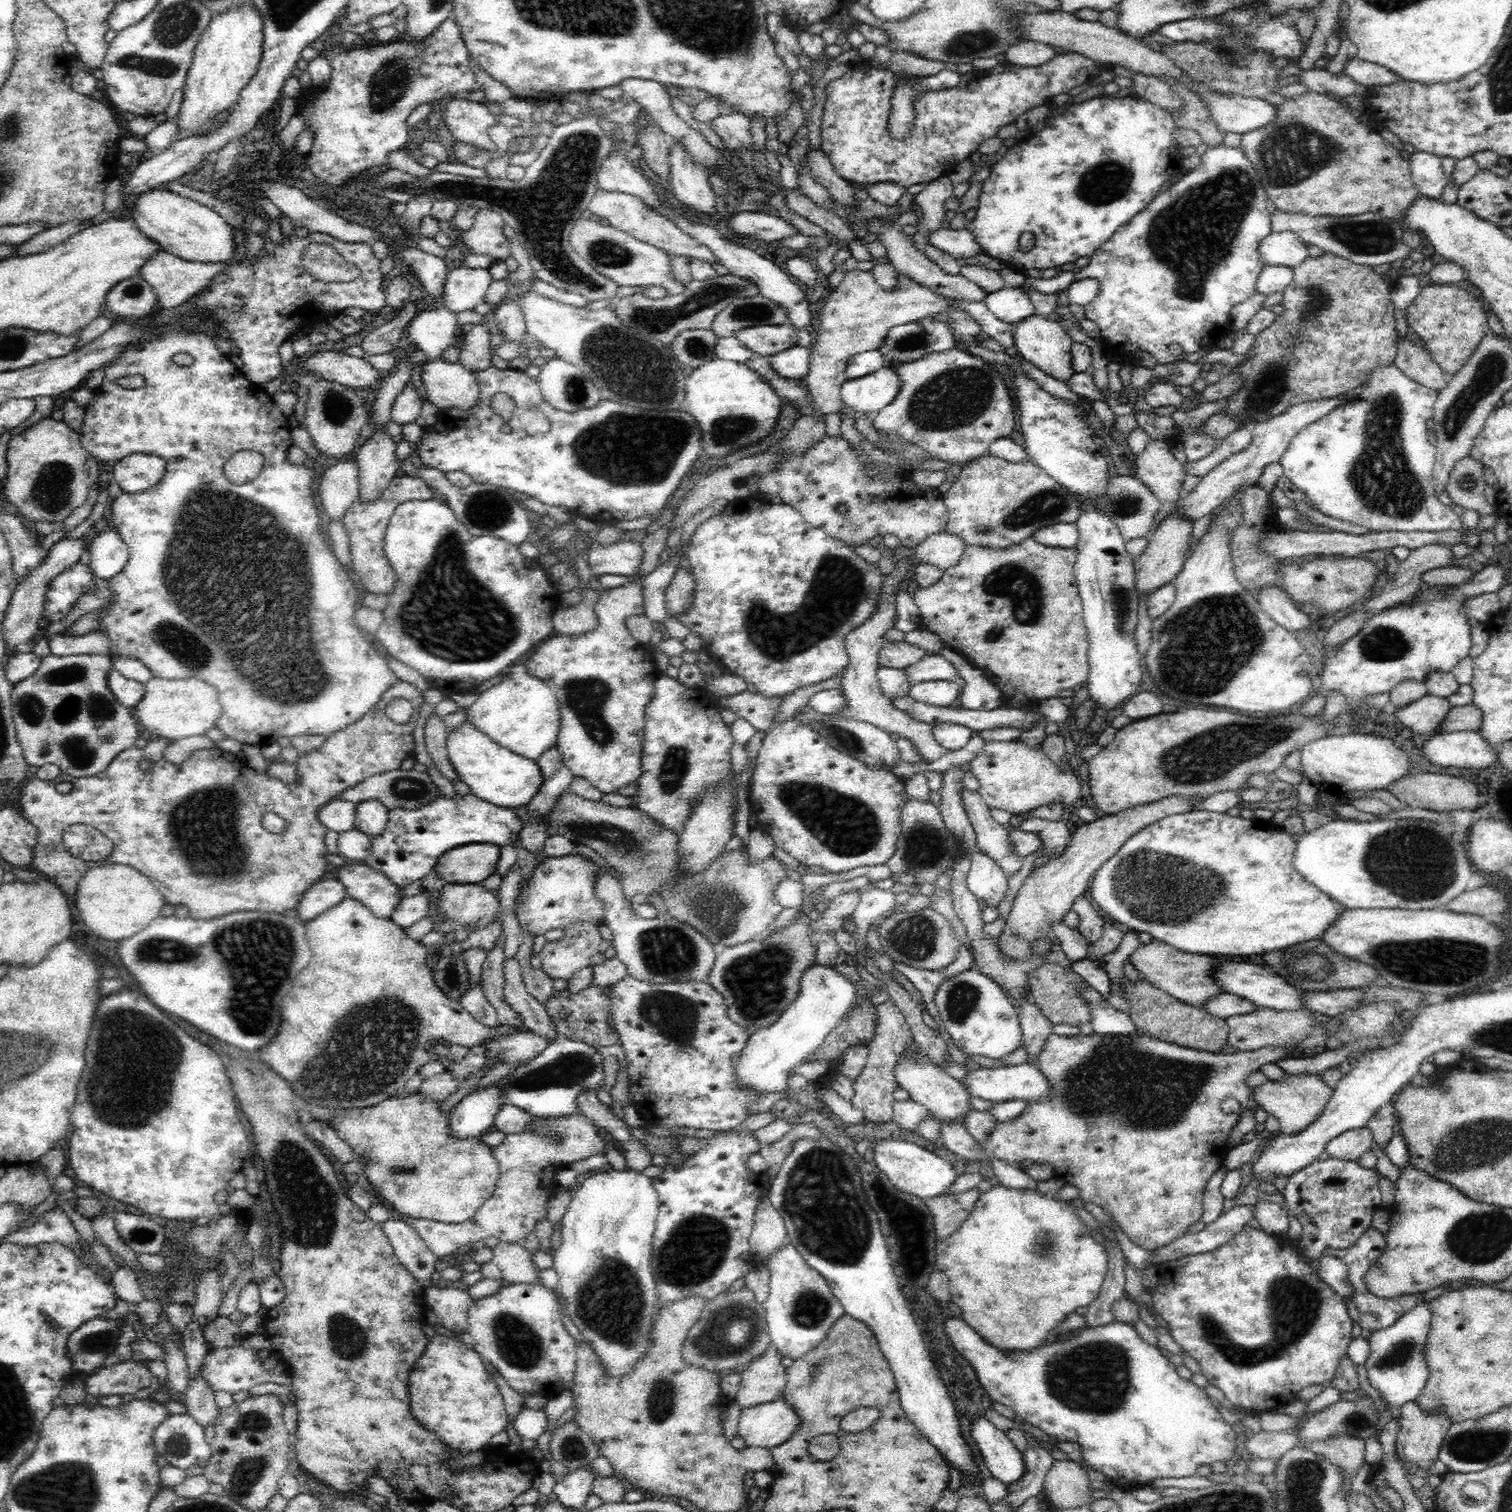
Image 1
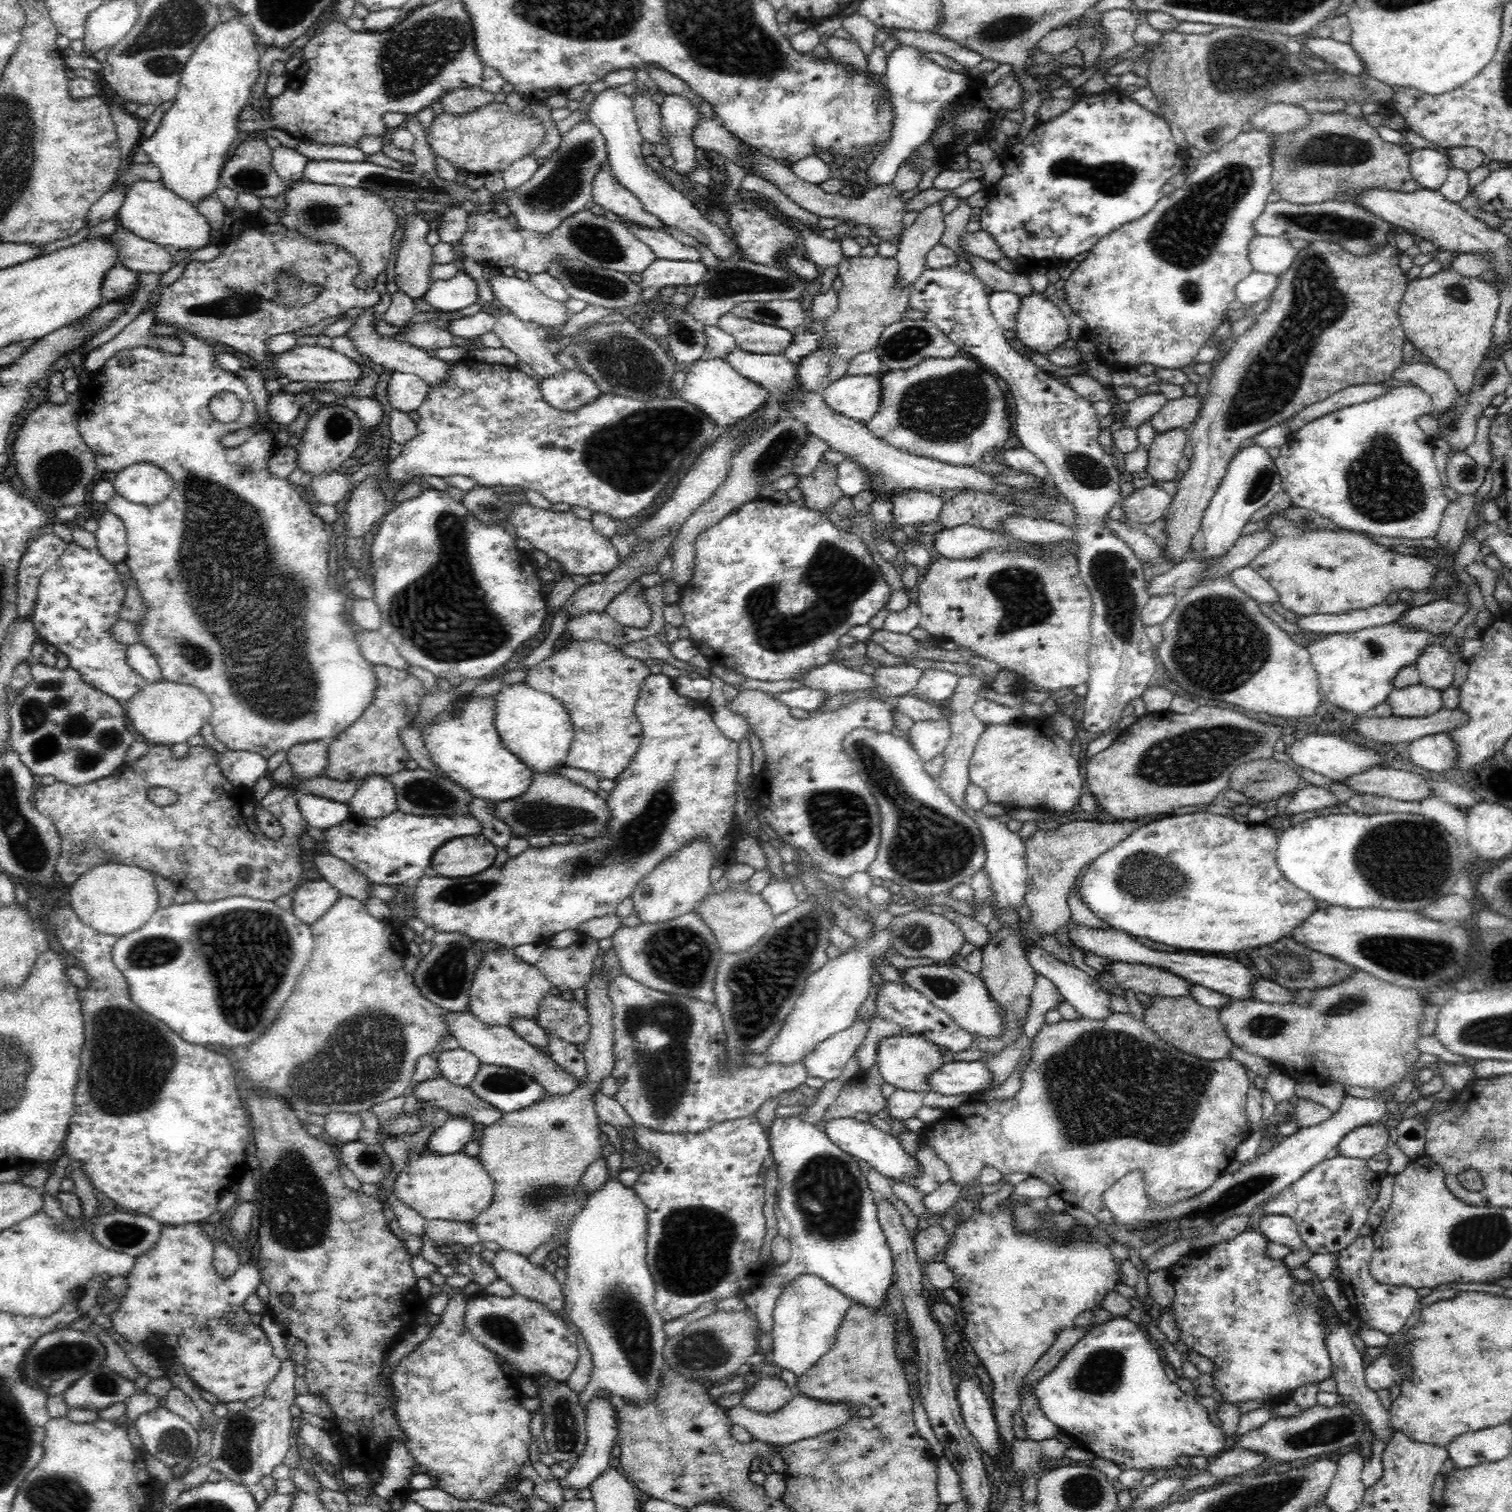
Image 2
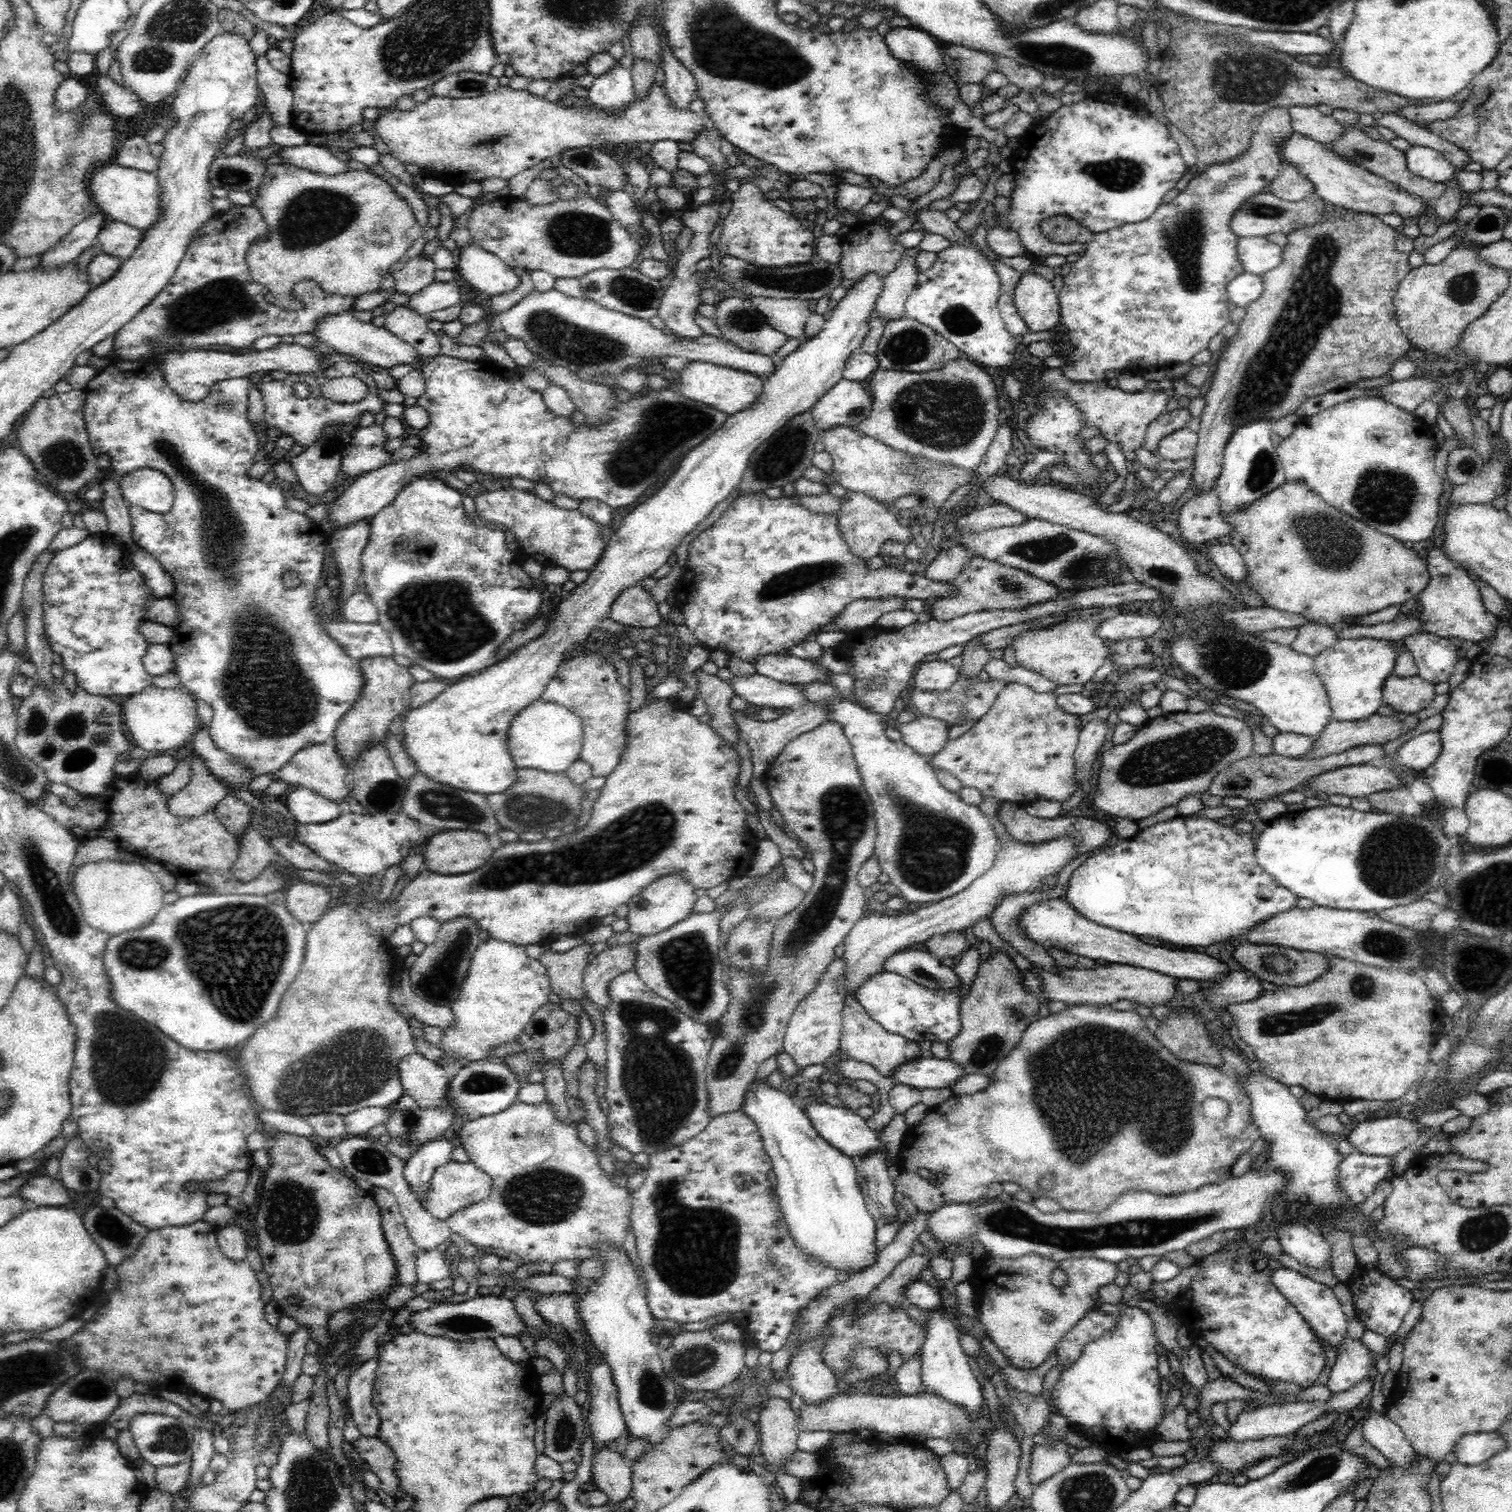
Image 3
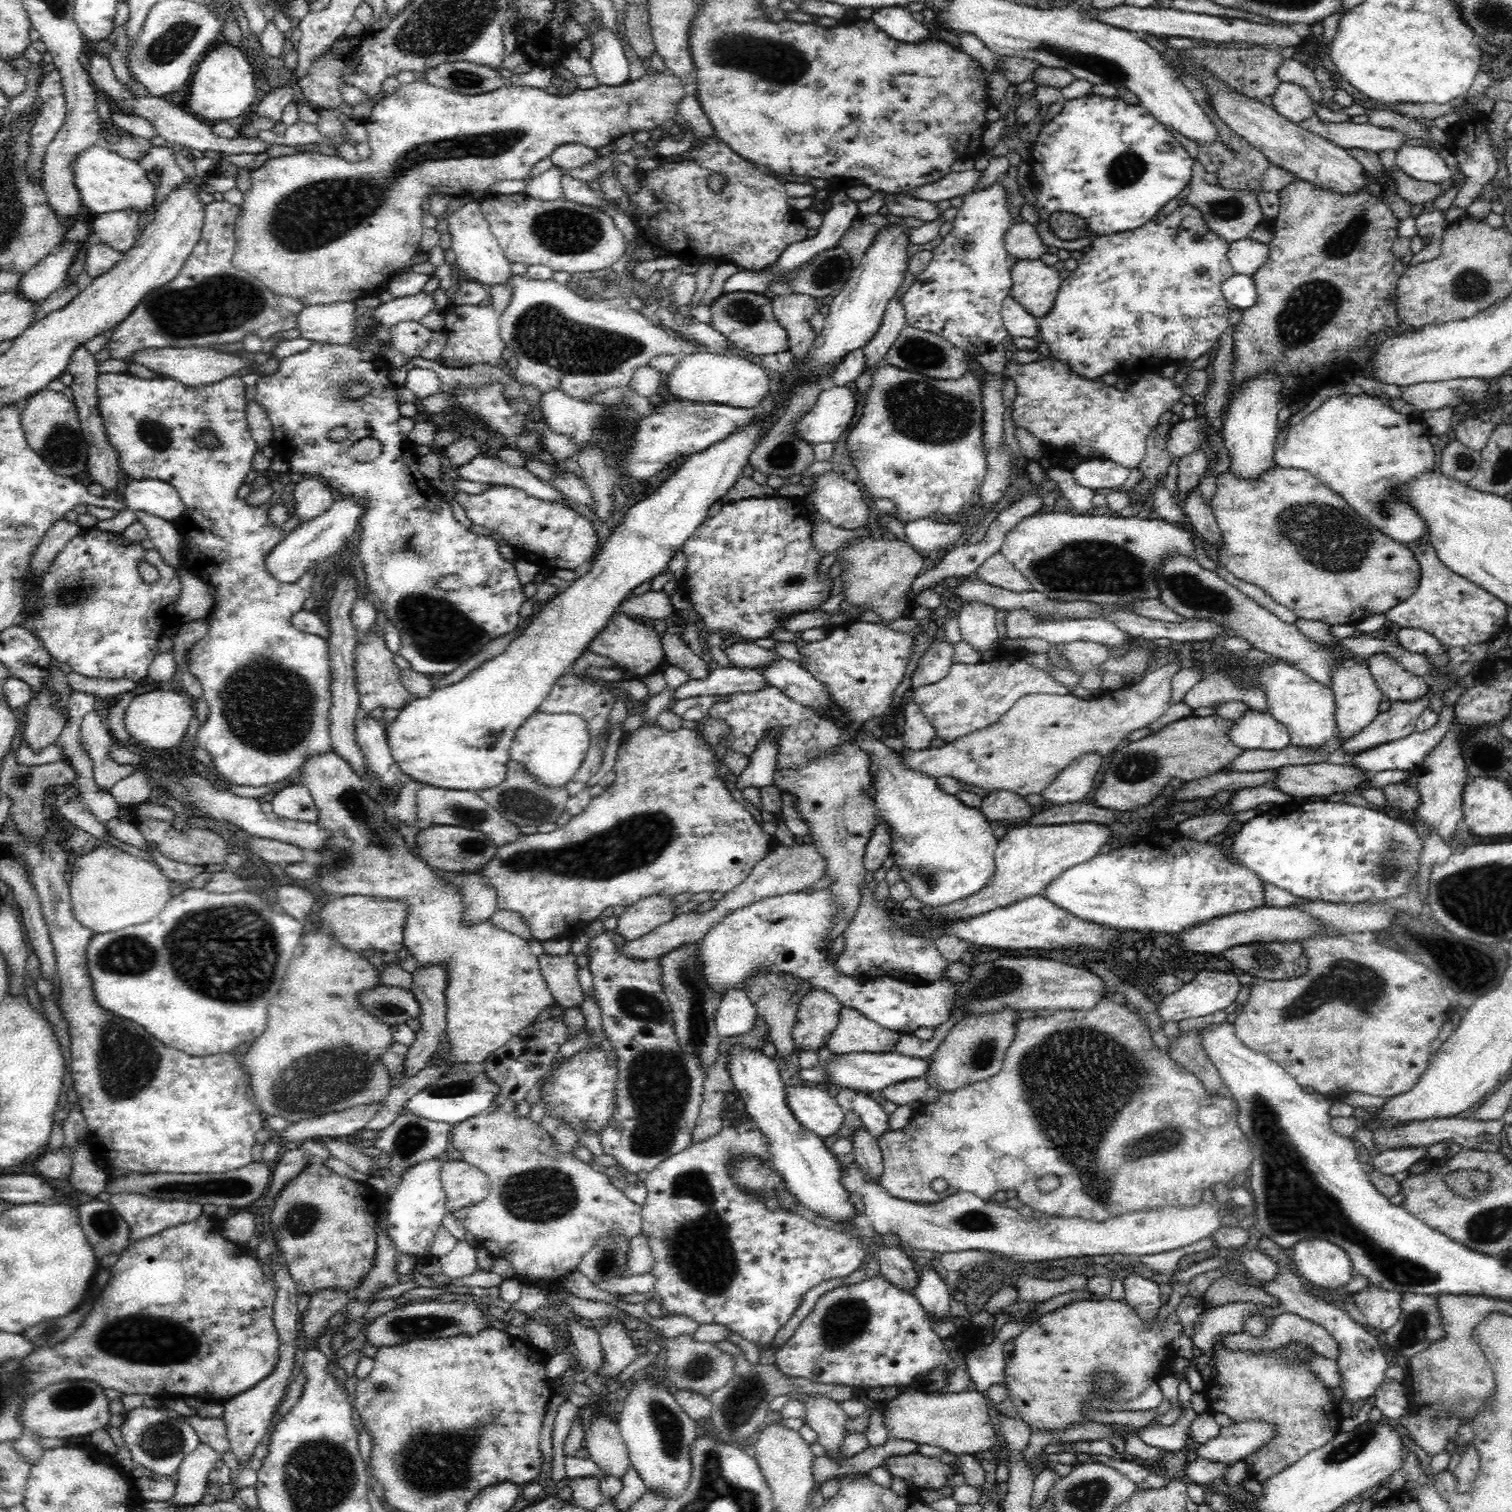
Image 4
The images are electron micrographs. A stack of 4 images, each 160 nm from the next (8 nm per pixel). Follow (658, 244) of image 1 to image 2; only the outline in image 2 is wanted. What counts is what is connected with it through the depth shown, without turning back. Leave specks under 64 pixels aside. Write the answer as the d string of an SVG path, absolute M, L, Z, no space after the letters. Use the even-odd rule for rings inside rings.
M607 161L598 166L592 180L592 197L596 210L613 212L620 219L646 226L650 229L664 229L665 226L654 214L644 210L643 204L633 192L622 186L613 175Z

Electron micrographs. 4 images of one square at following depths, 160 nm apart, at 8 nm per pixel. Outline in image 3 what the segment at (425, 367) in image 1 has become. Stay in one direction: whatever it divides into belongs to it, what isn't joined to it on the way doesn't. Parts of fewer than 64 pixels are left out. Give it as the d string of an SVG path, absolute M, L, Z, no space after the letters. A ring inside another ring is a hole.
M348 308L348 310L342 310L342 312L318 316L314 320L310 334L328 348L334 349L336 353L357 356L369 365L389 369L396 366L396 364L412 364L412 362L416 362L416 358L418 358L417 351L410 344L391 334L389 330L386 330L385 326L378 327L371 321L360 321L354 316L354 312L353 308Z

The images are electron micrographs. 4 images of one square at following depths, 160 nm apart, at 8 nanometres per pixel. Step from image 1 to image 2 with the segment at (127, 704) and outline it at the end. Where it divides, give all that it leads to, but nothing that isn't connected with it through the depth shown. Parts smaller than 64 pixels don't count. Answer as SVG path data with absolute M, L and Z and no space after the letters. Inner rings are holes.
M70 542L58 560L40 577L31 621L36 632L47 642L46 644L52 644L58 652L68 657L69 667L79 672L84 683L116 701L122 699L130 701L140 690L148 686L148 681L127 662L129 645L118 641L112 632L113 625L122 619L119 610L127 593L127 587L124 586L115 564L116 562L114 564L108 562L97 546L86 549Z

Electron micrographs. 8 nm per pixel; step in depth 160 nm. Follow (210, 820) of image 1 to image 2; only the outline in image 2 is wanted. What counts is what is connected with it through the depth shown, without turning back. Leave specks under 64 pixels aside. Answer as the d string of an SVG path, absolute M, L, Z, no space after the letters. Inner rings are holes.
M373 665L376 678L376 689L371 706L351 726L344 729L333 741L328 750L328 766L326 776L340 782L362 781L370 773L383 773L390 776L392 773L404 770L406 763L411 760L402 742L398 739L398 730L416 723L419 712L419 702L425 696L423 682L407 670L396 670L390 666ZM150 745L150 752L148 752L146 756L140 758L140 760L133 764L120 765L114 773L106 778L101 778L99 781L79 787L70 786L58 781L52 781L50 785L38 783L33 792L35 809L43 816L52 820L61 838L61 847L57 860L58 879L62 880L62 882L66 882L66 884L72 884L81 874L84 874L85 871L90 870L93 866L98 866L98 864L108 863L109 860L110 863L134 865L147 871L151 870L151 872L155 870L156 874L164 878L169 878L177 888L194 890L194 892L196 892L196 898L202 902L212 902L216 899L232 896L236 897L237 895L244 895L258 900L274 901L278 896L282 896L282 894L291 894L297 888L297 882L300 880L300 874L302 874L303 871L302 863L304 862L304 850L302 850L302 845L300 845L298 841L298 836L304 834L304 828L307 826L296 804L299 794L298 790L292 786L280 788L274 785L273 789L259 802L268 812L276 817L282 824L282 829L284 829L283 835L277 841L274 841L260 832L256 825L251 789L234 787L230 781L220 775L220 769L218 769L216 763L217 754L207 746L196 746L188 752L185 758L174 759L170 747ZM150 787L168 788L178 795L178 800L170 806L156 806L146 794L146 792L150 790ZM240 866L247 866L249 870L251 870L251 875L245 879L240 879L240 877L236 875L236 870L238 870Z

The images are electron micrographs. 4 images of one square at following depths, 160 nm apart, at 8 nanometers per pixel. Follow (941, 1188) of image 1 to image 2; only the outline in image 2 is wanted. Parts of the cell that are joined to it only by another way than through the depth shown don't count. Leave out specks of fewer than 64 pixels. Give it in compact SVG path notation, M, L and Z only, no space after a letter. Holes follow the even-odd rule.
M854 1117L828 1118L828 1120L824 1120L824 1124L821 1124L820 1128L826 1133L832 1144L838 1145L840 1150L843 1150L844 1153L850 1155L853 1159L867 1162L872 1169L888 1179L912 1184L913 1180L909 1181L909 1177L917 1174L916 1162L906 1155L904 1148L902 1148L895 1136L892 1137L892 1135L882 1132L870 1122L859 1121Z

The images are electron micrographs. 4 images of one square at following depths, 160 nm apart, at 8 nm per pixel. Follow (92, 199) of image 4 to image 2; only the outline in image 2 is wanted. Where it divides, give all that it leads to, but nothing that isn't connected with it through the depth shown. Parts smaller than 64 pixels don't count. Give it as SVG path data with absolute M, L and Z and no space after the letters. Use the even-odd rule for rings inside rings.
M128 178L116 182L118 187L124 189L124 201L116 215L116 221L123 229L136 234L160 246L174 246L177 250L200 250L210 243L210 228L208 221L197 212L195 206L177 198L158 181Z

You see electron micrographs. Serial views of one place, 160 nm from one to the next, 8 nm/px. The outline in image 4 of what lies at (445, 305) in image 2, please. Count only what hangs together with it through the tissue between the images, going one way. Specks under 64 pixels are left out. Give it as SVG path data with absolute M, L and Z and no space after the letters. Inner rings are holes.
M420 291L414 296L393 299L388 302L381 302L374 308L371 322L382 325L384 328L392 328L399 322L419 320L434 309L434 298Z

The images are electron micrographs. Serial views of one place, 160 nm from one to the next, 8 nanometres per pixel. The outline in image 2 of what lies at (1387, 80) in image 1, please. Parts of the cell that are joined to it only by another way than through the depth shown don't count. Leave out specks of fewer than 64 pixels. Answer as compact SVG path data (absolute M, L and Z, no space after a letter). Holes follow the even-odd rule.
M1302 36L1297 37L1300 44L1309 48L1328 64L1334 64L1347 74L1363 74L1364 65L1360 62L1356 51L1348 43L1338 42L1332 37Z

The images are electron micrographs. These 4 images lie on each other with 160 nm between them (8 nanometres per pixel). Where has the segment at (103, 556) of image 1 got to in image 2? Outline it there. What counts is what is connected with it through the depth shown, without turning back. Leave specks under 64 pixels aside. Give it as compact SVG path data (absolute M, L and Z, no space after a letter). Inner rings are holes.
M109 510L99 516L98 524L95 536L101 554L112 564L125 560L128 552L125 524Z

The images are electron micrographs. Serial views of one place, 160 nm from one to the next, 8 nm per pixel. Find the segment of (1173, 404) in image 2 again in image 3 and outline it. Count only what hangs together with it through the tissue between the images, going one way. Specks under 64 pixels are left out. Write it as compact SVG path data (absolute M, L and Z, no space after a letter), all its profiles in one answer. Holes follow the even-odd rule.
M1179 407L1172 412L1162 413L1150 426L1144 436L1143 447L1149 450L1155 458L1159 459L1157 450L1159 442L1175 430L1184 428L1188 424L1191 415L1187 408Z

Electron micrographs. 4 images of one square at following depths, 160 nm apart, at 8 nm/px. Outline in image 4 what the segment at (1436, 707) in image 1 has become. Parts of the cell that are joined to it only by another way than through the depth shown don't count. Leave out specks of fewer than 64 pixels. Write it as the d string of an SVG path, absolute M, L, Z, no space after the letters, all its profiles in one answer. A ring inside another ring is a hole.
M1385 652L1372 654L1365 660L1372 679L1384 697L1391 702L1414 701L1428 691L1429 682L1425 677L1408 672Z

